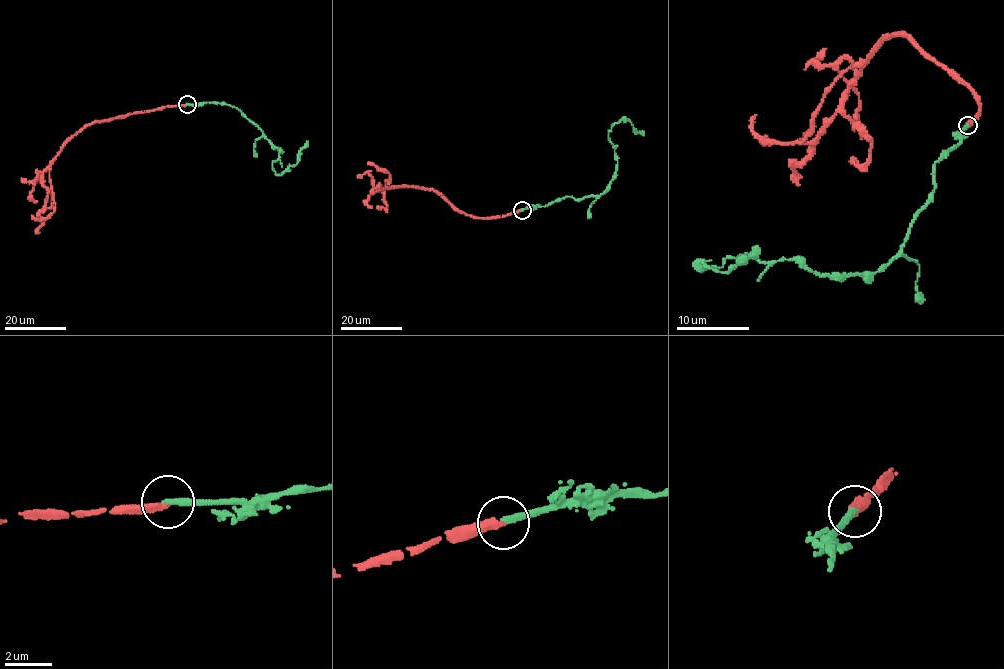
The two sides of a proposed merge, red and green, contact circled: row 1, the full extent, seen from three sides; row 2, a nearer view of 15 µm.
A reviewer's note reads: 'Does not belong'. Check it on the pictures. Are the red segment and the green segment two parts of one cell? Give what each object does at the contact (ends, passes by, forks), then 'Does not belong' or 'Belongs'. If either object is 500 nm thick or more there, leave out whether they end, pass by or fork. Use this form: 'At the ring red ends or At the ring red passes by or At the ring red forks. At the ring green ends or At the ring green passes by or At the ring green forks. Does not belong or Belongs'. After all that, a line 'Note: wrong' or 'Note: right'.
At the ring red ends. At the ring green ends. Does not belong
Note: right

